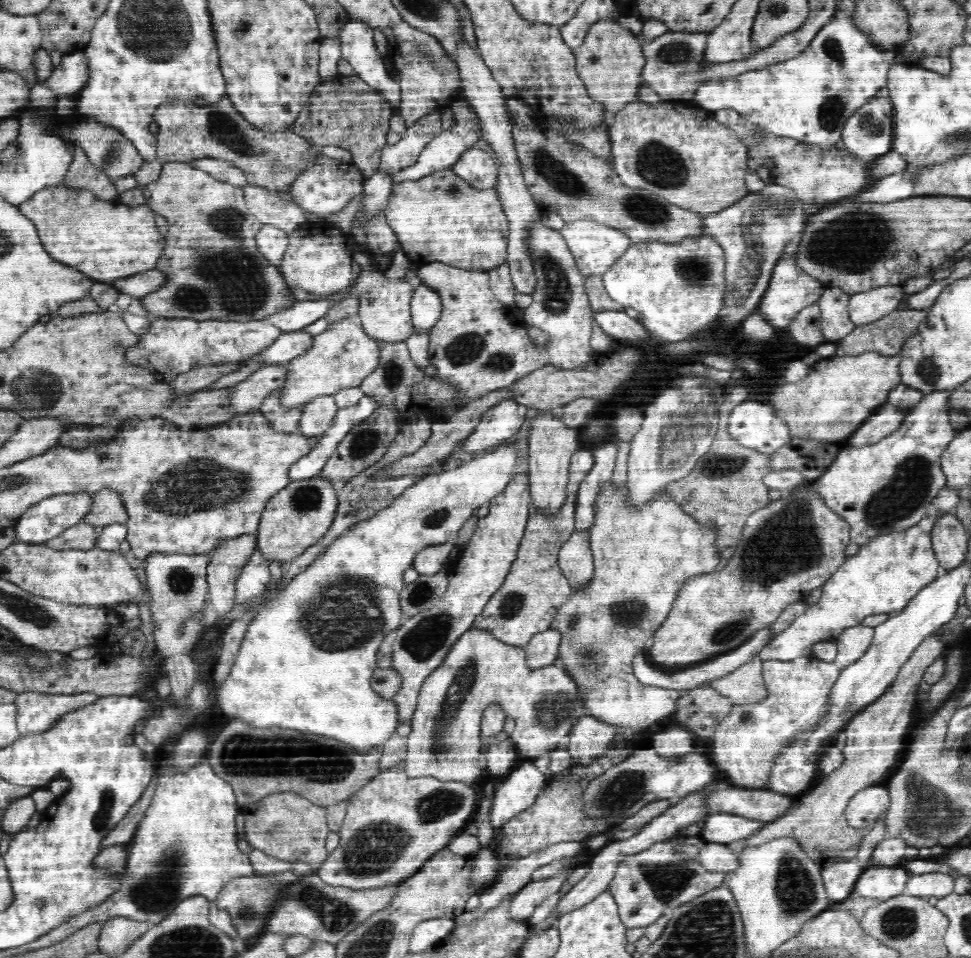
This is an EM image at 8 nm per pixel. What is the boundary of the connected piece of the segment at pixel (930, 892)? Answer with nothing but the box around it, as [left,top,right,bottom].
[904,872,954,899]

